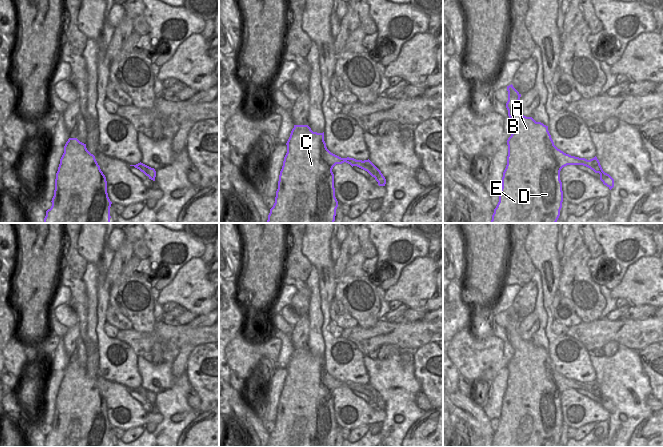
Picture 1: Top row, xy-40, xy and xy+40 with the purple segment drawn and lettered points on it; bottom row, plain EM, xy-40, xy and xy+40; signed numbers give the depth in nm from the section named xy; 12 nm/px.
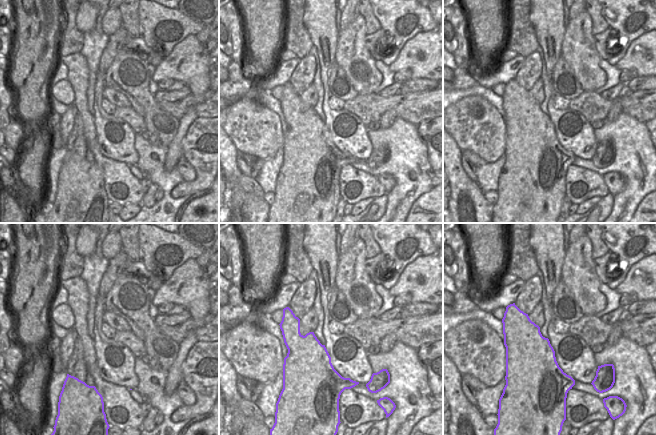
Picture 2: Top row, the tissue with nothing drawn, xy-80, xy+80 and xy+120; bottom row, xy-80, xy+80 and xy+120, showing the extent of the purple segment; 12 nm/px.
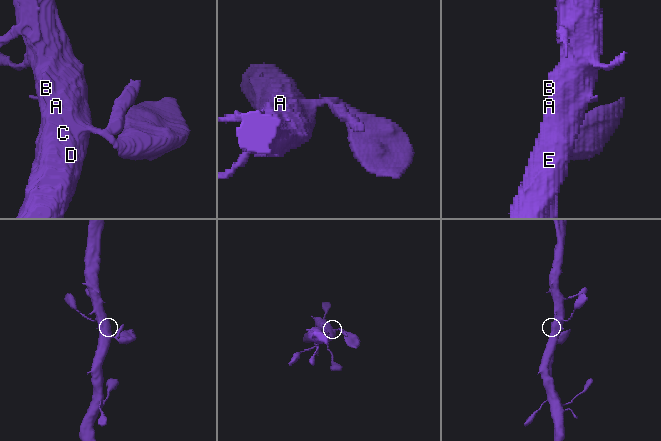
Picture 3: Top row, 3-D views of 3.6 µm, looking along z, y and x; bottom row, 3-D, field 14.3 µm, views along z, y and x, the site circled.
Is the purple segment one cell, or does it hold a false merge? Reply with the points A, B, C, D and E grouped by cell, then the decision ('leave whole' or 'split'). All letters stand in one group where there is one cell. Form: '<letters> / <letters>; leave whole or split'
A B C D E; leave whole

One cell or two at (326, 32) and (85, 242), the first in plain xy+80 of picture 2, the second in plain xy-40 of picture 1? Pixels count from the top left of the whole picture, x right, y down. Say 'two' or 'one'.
one

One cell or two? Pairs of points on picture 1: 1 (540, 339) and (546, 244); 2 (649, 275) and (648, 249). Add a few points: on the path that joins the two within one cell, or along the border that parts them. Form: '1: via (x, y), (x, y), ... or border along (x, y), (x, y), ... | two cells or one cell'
1: border along (540, 277), (543, 307), (546, 312), (547, 323) | two cells
2: border along (652, 255), (638, 258), (627, 268) | two cells

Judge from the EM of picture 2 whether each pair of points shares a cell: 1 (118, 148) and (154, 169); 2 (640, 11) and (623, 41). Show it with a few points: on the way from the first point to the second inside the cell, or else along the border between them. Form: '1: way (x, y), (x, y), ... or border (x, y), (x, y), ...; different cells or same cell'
1: border (134, 137), (138, 161), (133, 166); different cells
2: way (633, 18), (629, 22), (626, 34); same cell

